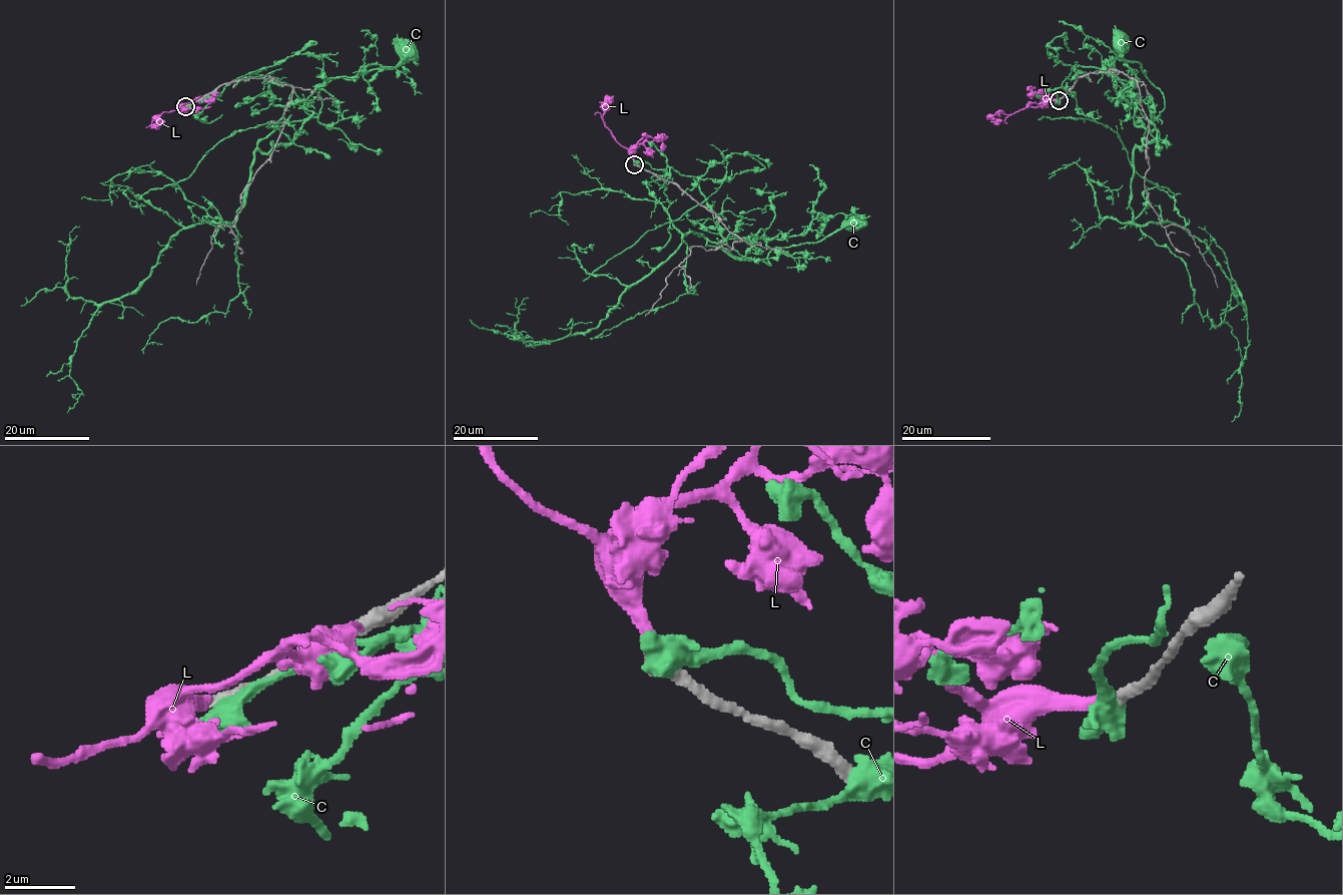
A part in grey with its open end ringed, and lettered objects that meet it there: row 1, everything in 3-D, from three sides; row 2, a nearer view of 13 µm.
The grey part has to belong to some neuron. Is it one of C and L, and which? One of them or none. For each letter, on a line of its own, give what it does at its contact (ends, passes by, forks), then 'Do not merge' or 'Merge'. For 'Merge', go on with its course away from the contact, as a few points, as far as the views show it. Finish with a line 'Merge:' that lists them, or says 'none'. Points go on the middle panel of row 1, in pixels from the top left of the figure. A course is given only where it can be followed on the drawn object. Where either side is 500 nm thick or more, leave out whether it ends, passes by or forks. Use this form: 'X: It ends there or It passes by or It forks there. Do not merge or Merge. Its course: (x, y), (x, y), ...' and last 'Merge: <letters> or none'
C: It forks there. Do not merge
L: It ends there. Do not merge
Merge: none

